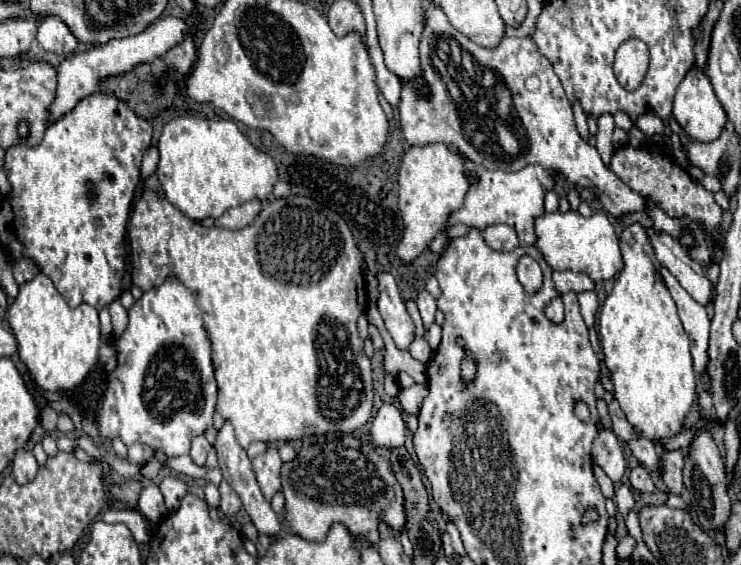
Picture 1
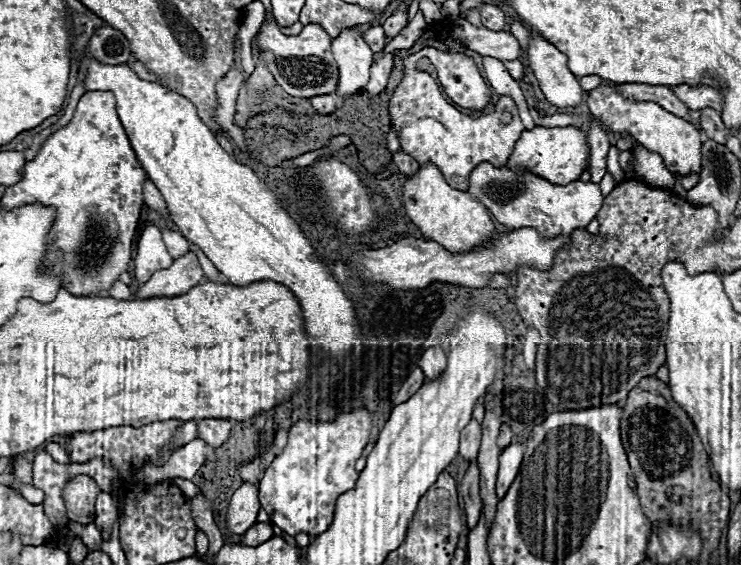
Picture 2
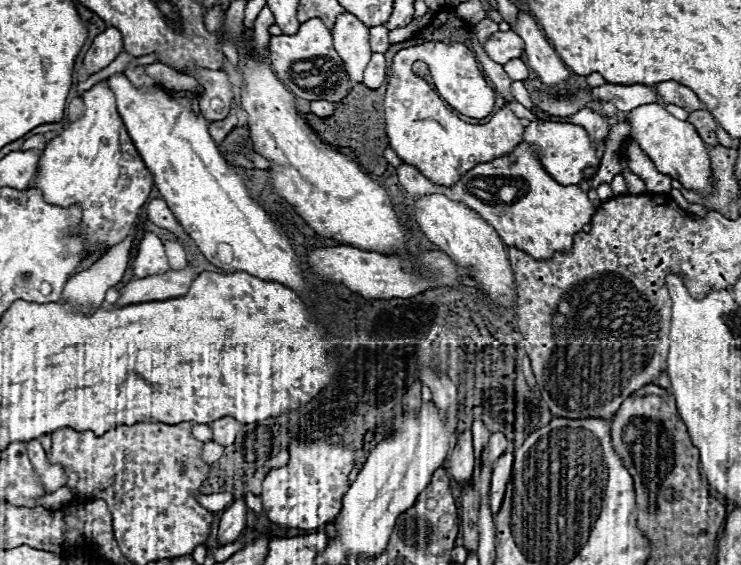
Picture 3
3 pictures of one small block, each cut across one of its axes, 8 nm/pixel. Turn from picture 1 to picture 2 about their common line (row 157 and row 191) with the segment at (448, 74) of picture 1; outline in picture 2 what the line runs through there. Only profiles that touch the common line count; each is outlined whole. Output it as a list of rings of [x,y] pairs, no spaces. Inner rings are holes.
[[[482,162],[472,170],[468,178],[468,194],[484,204],[508,230],[534,228],[544,238],[570,236],[576,228],[586,228],[604,202],[598,184],[576,180],[568,186],[558,186],[532,172],[514,172],[508,166],[498,168],[488,162]]]

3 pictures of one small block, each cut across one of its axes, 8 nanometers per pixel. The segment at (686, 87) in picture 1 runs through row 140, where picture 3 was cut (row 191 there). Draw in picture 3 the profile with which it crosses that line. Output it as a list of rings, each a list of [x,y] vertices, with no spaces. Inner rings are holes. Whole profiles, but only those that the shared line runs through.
[[[656,102],[638,106],[630,112],[626,112],[626,120],[630,122],[630,128],[632,128],[630,138],[640,144],[640,148],[652,158],[652,162],[656,164],[656,168],[662,174],[672,176],[686,190],[696,190],[700,194],[712,192],[708,148],[690,122],[682,122],[682,120],[674,118],[664,106],[660,106]]]

